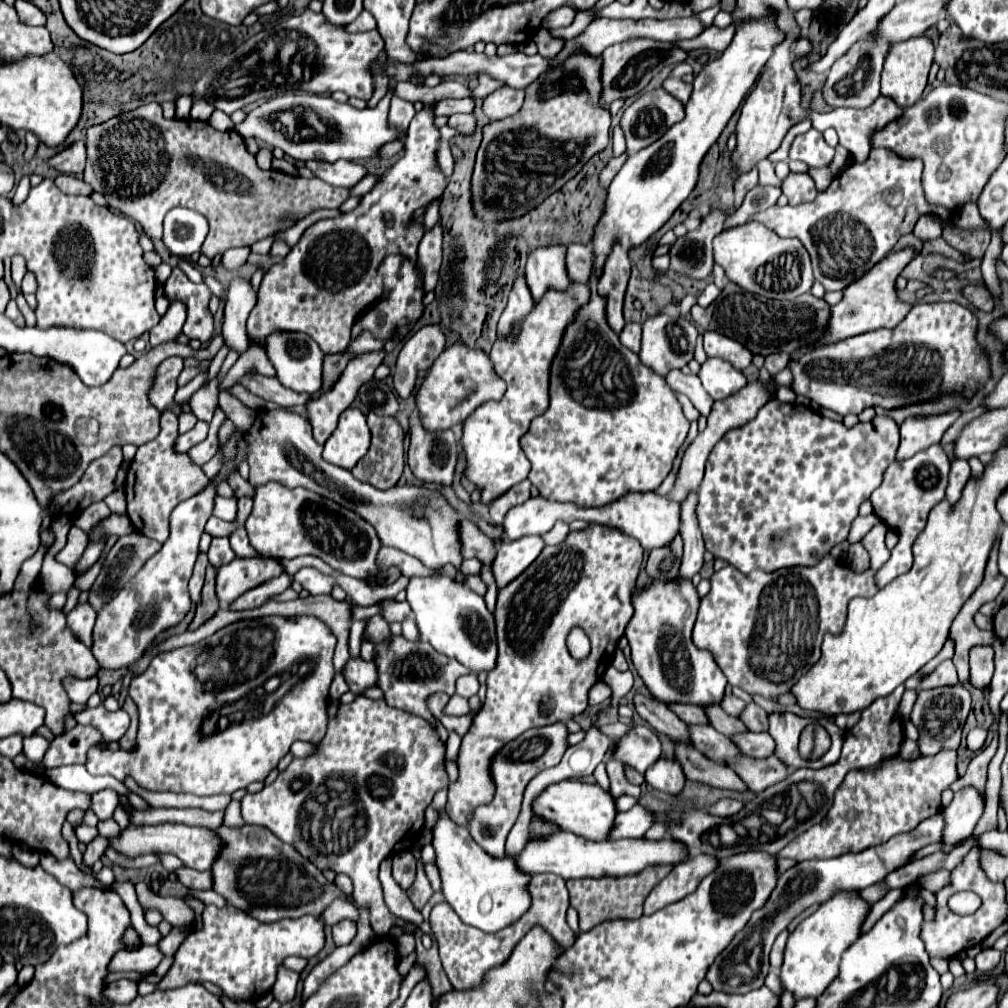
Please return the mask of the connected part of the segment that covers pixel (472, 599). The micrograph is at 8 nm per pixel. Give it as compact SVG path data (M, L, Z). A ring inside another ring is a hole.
M413 577L407 585L407 603L413 609L419 633L435 651L457 659L471 673L489 673L497 665L495 619L481 595L449 577Z

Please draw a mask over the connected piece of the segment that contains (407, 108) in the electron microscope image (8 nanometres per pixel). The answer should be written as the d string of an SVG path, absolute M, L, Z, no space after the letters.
M393 96L388 114L389 125L397 128L397 131L403 135L403 133L407 133L411 117L413 117L413 105Z

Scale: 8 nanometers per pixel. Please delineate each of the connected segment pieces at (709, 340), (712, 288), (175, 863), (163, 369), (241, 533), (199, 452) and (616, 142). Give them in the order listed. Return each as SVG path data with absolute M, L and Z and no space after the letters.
M705 333L703 343L705 343L707 357L725 359L739 371L743 371L745 367L751 365L753 355L749 353L749 349L745 349L741 343L729 339L729 337L721 337L719 333Z
M711 283L711 285L707 285L705 287L705 291L699 295L699 299L697 299L697 303L701 305L701 307L709 307L713 301L715 301L719 295L721 294L721 290L715 283Z
M156 853L155 855L160 858L162 866L169 874L183 866L182 861L175 855L162 853Z
M169 357L165 359L159 367L157 367L157 375L155 375L155 385L151 389L151 401L153 405L157 405L159 411L171 409L177 415L181 413L179 405L173 405L173 395L177 391L177 375L183 369L183 357Z
M237 529L237 531L233 533L233 537L229 537L229 541L231 541L231 547L233 547L233 551L235 551L237 557L261 557L261 555L251 547L245 529Z
M217 407L217 411L215 411L214 416L210 422L209 428L209 437L205 439L205 441L201 441L201 443L197 443L193 449L189 449L187 451L187 455L191 457L191 461L195 463L195 465L205 465L213 455L217 452L217 427L221 425L221 421L223 421L223 411Z
M617 125L613 129L613 155L621 155L625 151L625 135L621 125Z

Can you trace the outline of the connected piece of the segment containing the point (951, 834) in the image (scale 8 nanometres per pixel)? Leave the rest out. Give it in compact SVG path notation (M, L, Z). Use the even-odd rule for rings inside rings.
M963 787L955 793L951 805L943 809L945 813L945 851L951 849L951 845L967 839L979 817L985 809L985 795L975 787Z

